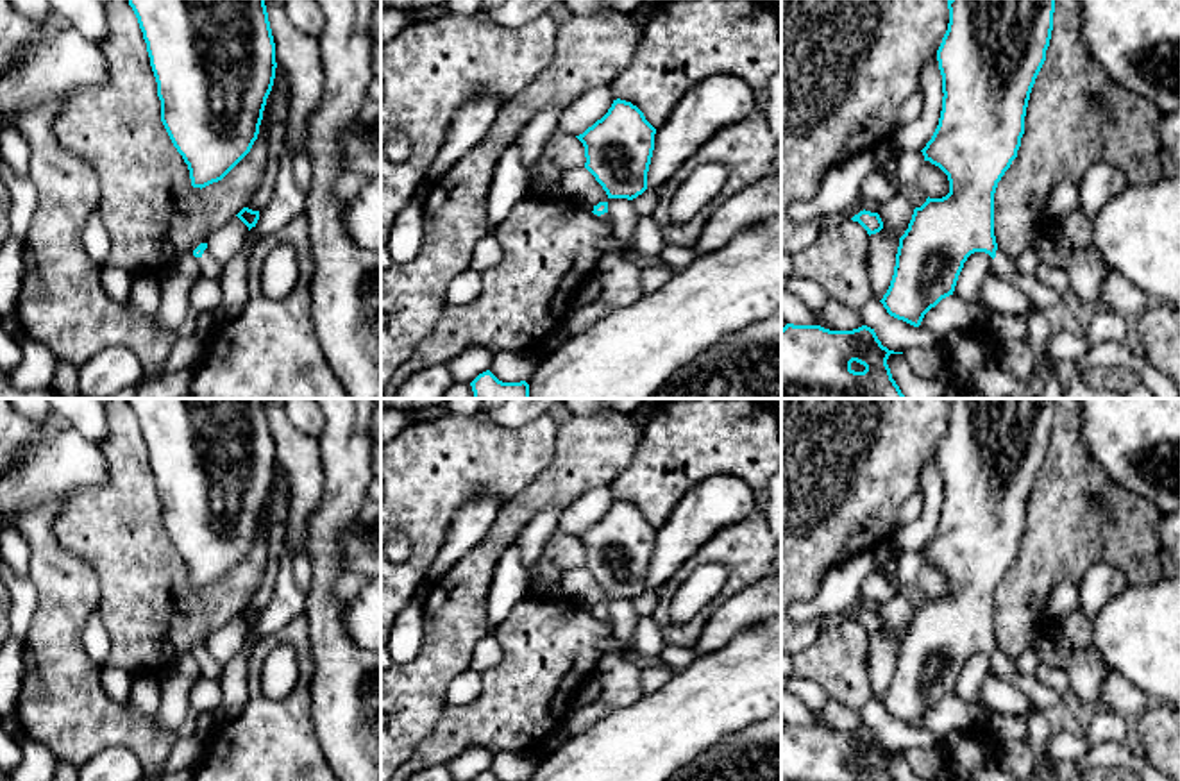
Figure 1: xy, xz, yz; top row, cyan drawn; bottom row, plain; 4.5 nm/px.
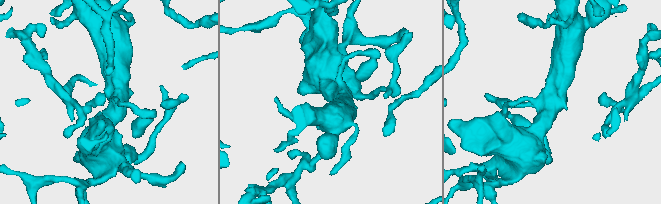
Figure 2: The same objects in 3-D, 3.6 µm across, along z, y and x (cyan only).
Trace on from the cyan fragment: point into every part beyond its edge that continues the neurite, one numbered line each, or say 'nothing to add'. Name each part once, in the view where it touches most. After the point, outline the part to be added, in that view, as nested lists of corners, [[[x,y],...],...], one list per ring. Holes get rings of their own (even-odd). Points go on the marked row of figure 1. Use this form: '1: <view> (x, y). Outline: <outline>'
1: xy (206, 263). Outline: [[[207,248],[204,250],[204,254],[200,257],[197,257],[197,261],[204,268],[204,273],[211,273],[211,275],[216,273],[216,268],[207,254]]]

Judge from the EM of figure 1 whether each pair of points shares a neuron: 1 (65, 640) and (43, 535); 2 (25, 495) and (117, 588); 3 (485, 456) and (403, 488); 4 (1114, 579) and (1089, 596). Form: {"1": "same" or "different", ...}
{"1": "same", "2": "different", "3": "same", "4": "same"}

